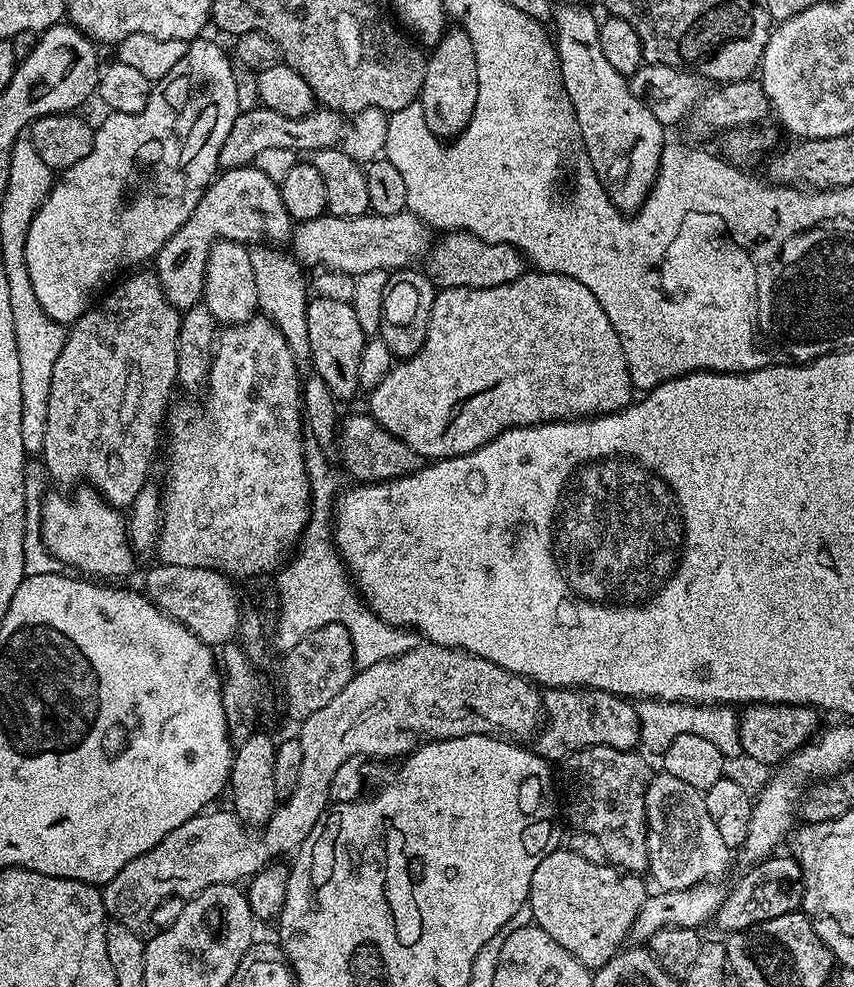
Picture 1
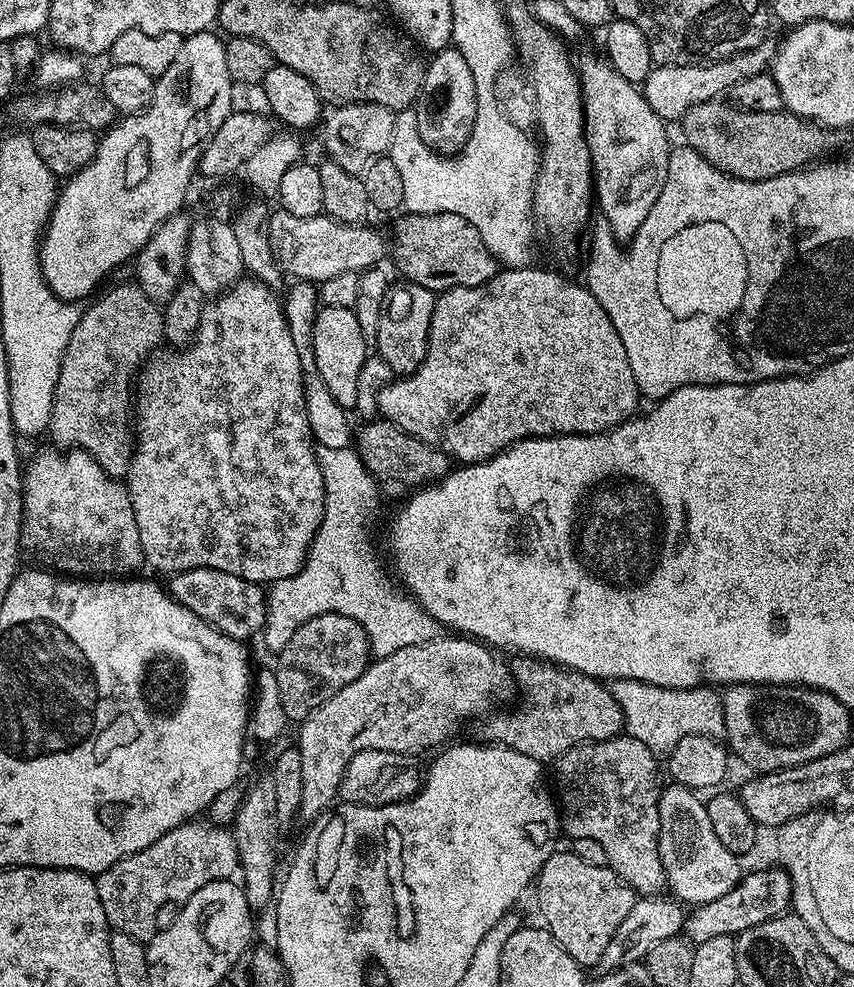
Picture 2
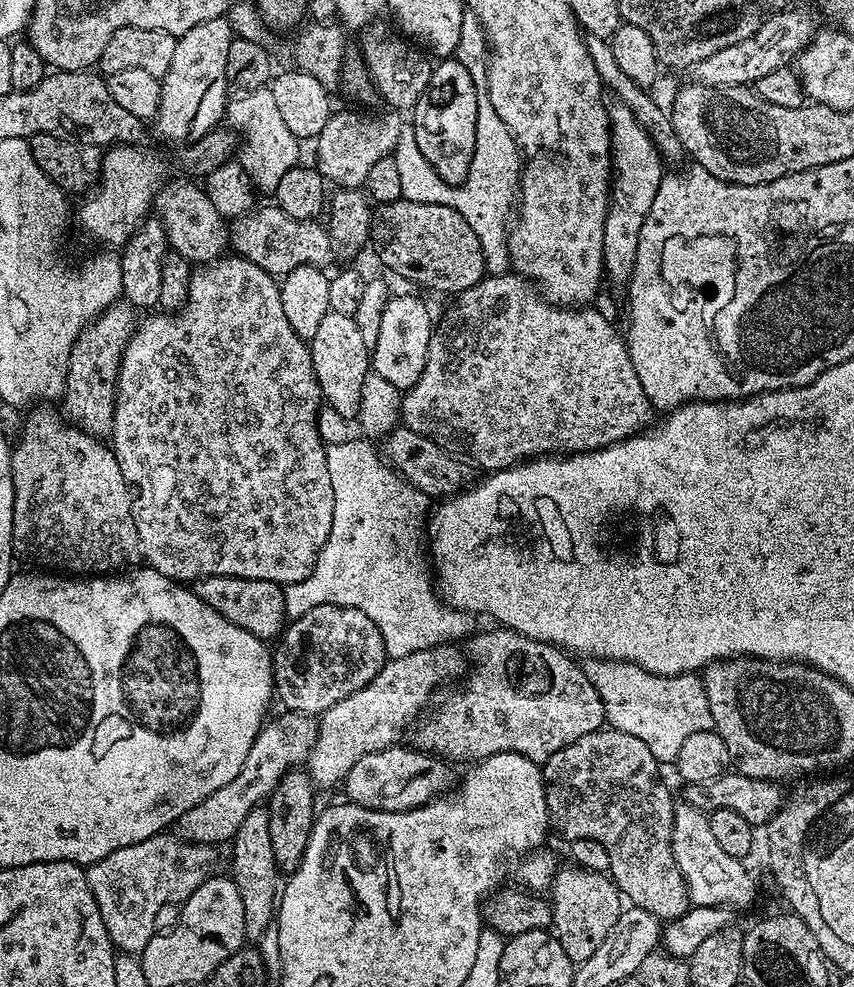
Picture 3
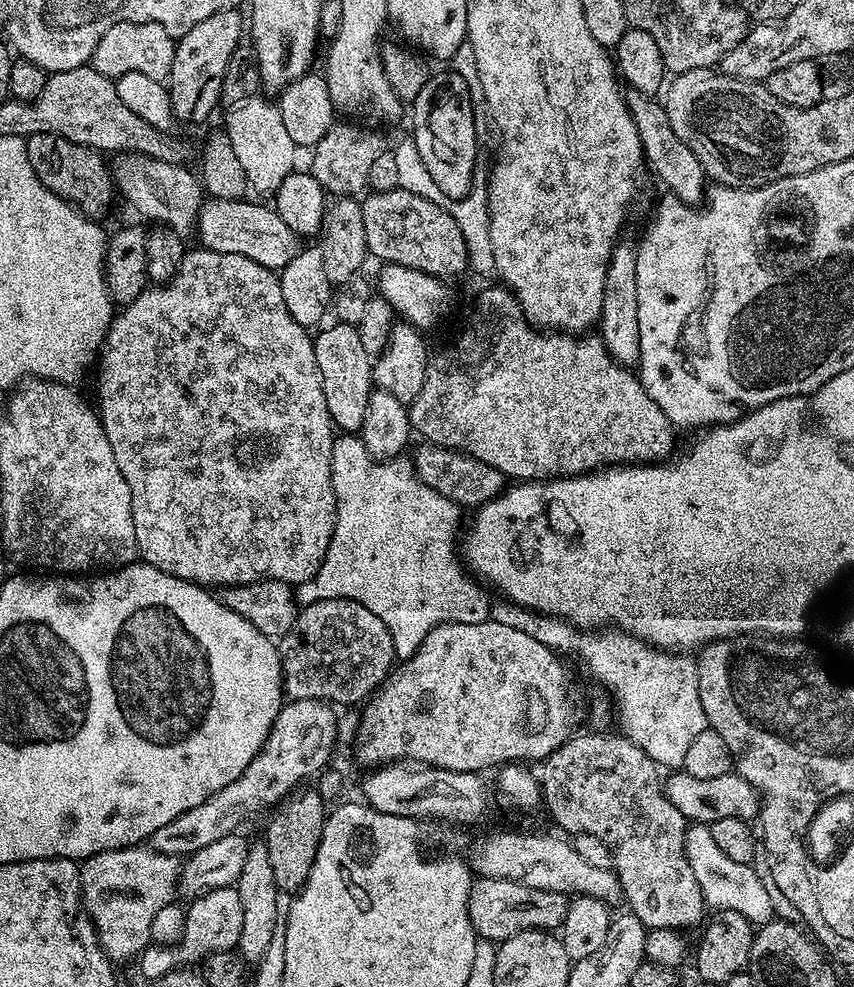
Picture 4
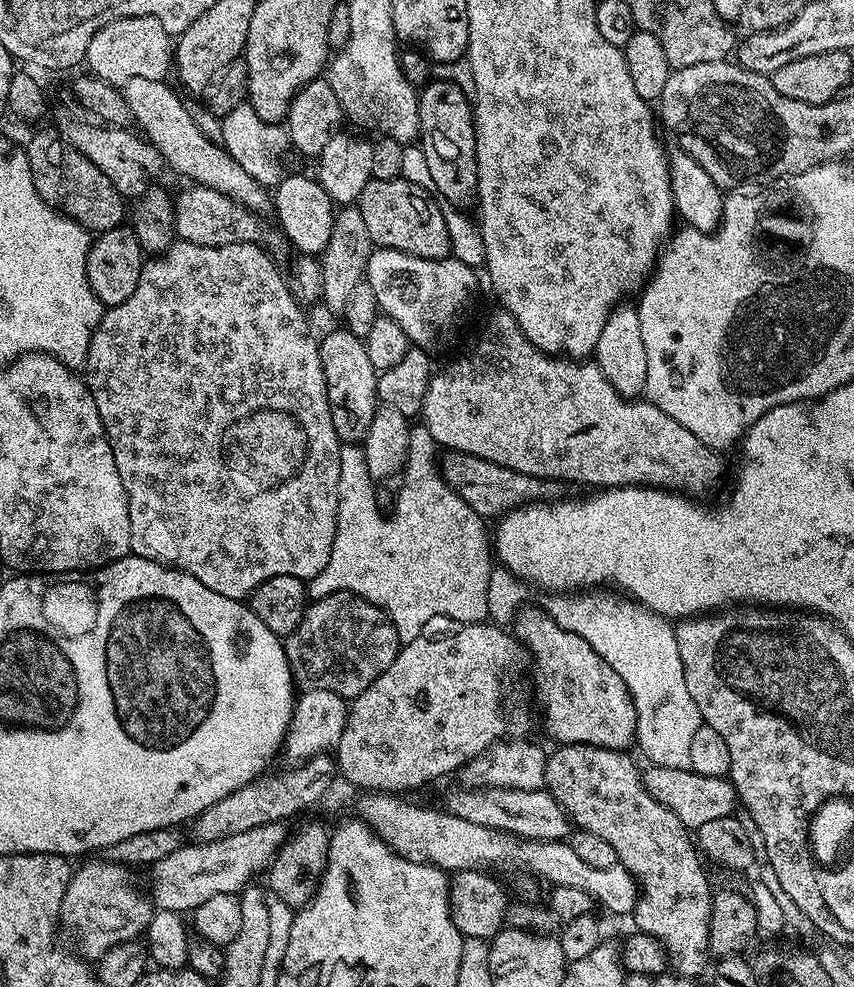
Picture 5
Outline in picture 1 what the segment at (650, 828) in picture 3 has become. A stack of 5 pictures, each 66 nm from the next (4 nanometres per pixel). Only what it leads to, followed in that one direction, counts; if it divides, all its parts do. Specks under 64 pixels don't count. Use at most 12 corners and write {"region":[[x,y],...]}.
{"region":[[590,746],[562,761],[562,808],[608,863],[648,872],[636,750]]}

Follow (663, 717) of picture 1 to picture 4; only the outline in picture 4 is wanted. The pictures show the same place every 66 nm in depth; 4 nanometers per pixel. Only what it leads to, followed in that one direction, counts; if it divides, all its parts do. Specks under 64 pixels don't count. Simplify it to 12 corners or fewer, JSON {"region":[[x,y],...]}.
{"region":[[534,628],[580,652],[622,735],[683,769],[708,727],[695,659],[620,630]]}

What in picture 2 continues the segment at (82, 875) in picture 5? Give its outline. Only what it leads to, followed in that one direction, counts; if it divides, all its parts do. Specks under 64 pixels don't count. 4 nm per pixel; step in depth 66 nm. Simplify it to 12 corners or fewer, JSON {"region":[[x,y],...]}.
{"region":[[189,822],[95,877],[109,925],[155,915],[237,875],[227,827]]}

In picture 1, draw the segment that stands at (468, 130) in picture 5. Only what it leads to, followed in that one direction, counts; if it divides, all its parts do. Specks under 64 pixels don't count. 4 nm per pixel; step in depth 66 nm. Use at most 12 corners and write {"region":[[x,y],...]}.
{"region":[[445,31],[427,57],[418,102],[441,138],[460,135],[478,102],[470,38]]}

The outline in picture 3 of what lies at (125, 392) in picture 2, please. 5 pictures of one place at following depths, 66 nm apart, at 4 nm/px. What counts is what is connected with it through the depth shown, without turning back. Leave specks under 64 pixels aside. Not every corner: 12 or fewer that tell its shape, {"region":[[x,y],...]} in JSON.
{"region":[[107,308],[74,342],[69,424],[112,435],[120,359],[137,323]]}

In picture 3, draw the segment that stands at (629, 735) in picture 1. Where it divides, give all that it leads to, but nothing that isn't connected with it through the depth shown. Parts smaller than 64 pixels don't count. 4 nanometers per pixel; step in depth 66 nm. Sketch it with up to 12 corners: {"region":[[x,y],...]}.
{"region":[[503,626],[419,725],[448,762],[543,762],[605,727],[567,651]]}

